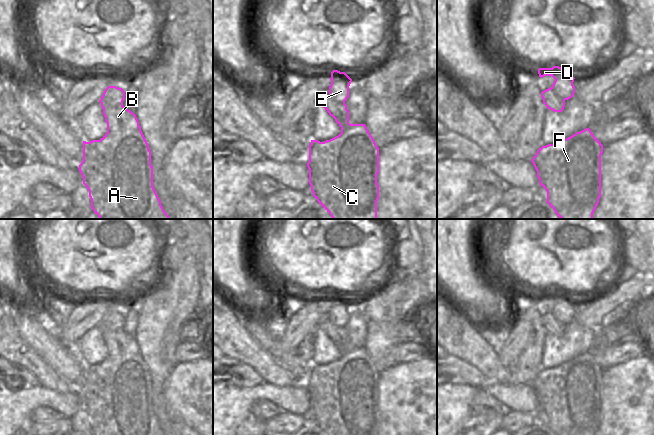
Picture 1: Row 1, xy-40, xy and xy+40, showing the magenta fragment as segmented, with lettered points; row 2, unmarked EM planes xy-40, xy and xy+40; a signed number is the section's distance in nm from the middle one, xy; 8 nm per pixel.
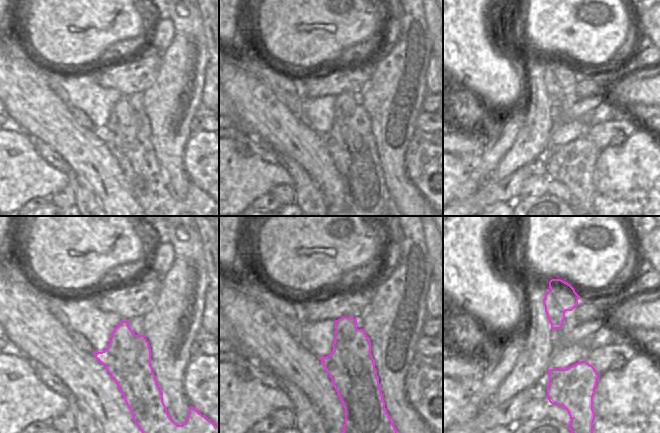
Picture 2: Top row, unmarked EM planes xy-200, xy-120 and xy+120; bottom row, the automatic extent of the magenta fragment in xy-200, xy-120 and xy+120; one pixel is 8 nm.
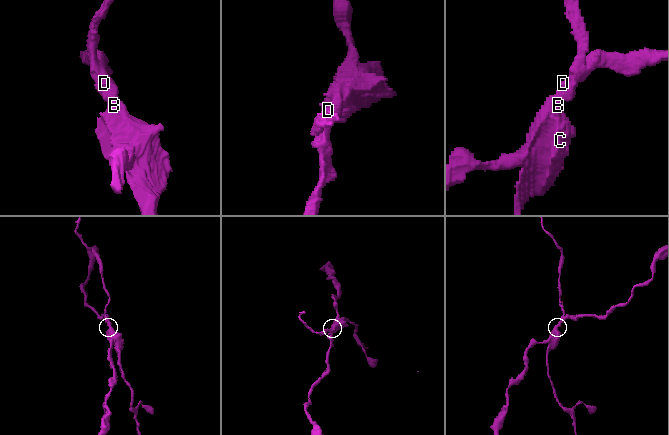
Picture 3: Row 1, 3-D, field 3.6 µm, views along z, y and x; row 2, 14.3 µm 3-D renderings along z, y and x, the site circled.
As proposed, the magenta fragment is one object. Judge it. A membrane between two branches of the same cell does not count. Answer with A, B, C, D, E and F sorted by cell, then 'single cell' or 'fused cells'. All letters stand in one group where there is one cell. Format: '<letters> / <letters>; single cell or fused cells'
A B C F / D E; fused cells

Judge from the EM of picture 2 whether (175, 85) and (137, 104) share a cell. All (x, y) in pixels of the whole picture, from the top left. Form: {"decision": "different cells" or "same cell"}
{"decision": "different cells"}

